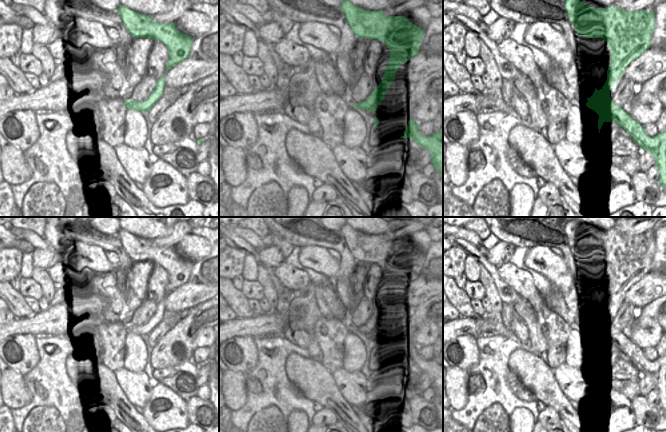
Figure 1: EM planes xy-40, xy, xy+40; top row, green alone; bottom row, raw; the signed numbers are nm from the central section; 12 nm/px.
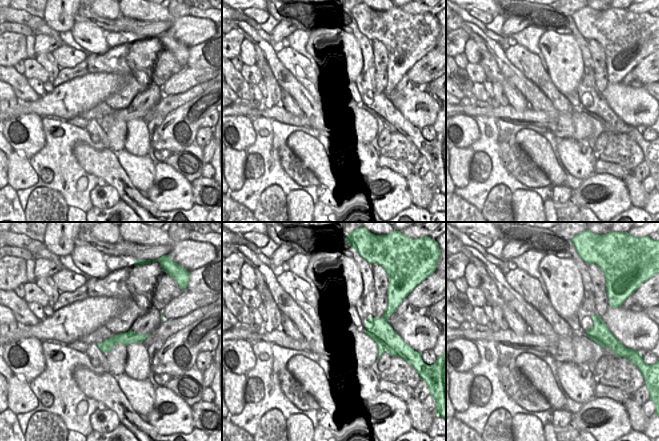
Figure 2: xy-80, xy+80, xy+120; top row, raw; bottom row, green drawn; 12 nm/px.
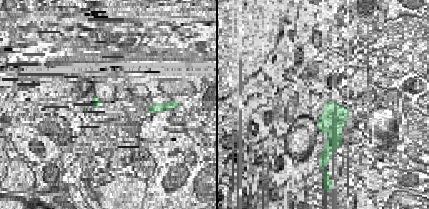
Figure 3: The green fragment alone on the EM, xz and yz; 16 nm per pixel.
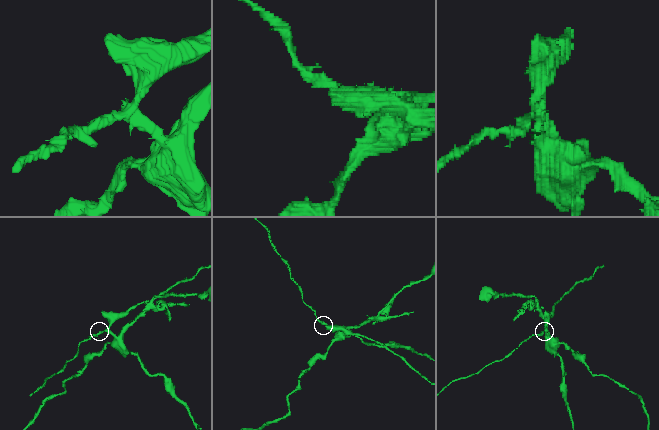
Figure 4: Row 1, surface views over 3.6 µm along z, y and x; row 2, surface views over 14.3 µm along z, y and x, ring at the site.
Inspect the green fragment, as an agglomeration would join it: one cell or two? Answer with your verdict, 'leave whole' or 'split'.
split

